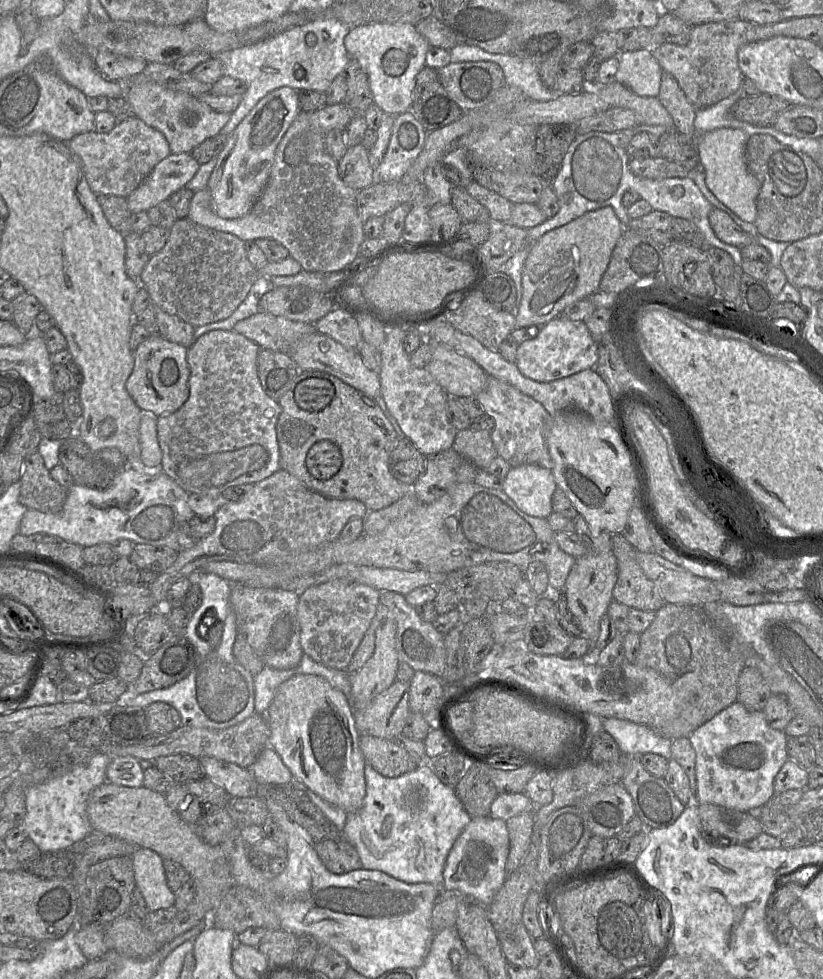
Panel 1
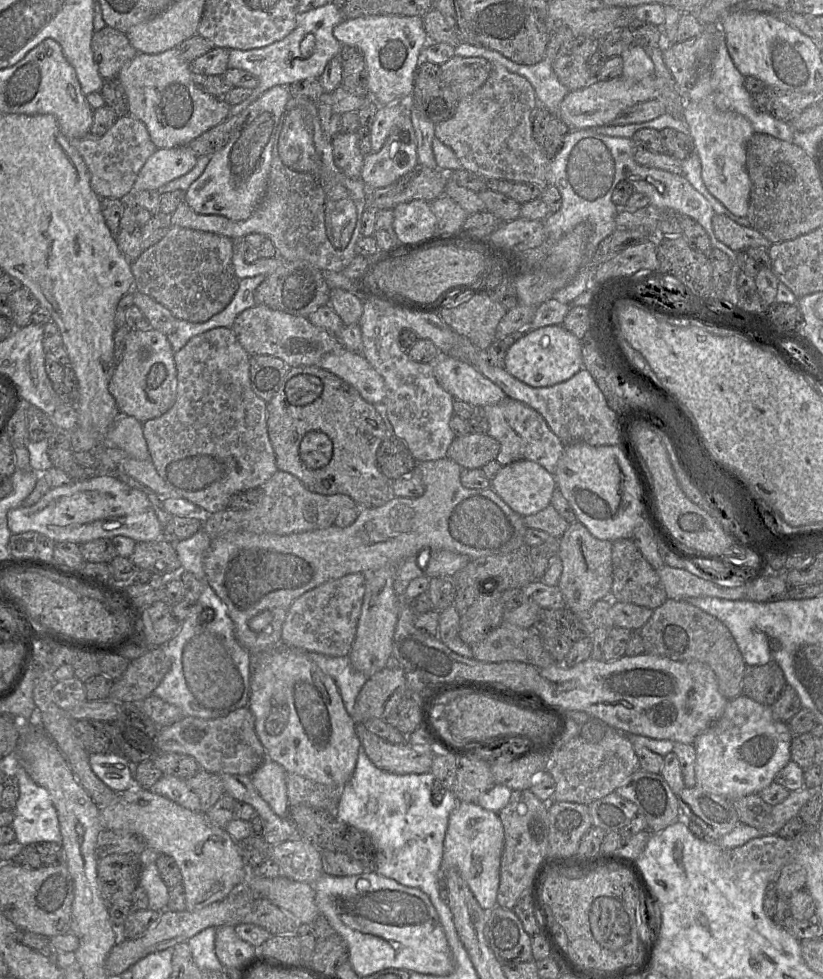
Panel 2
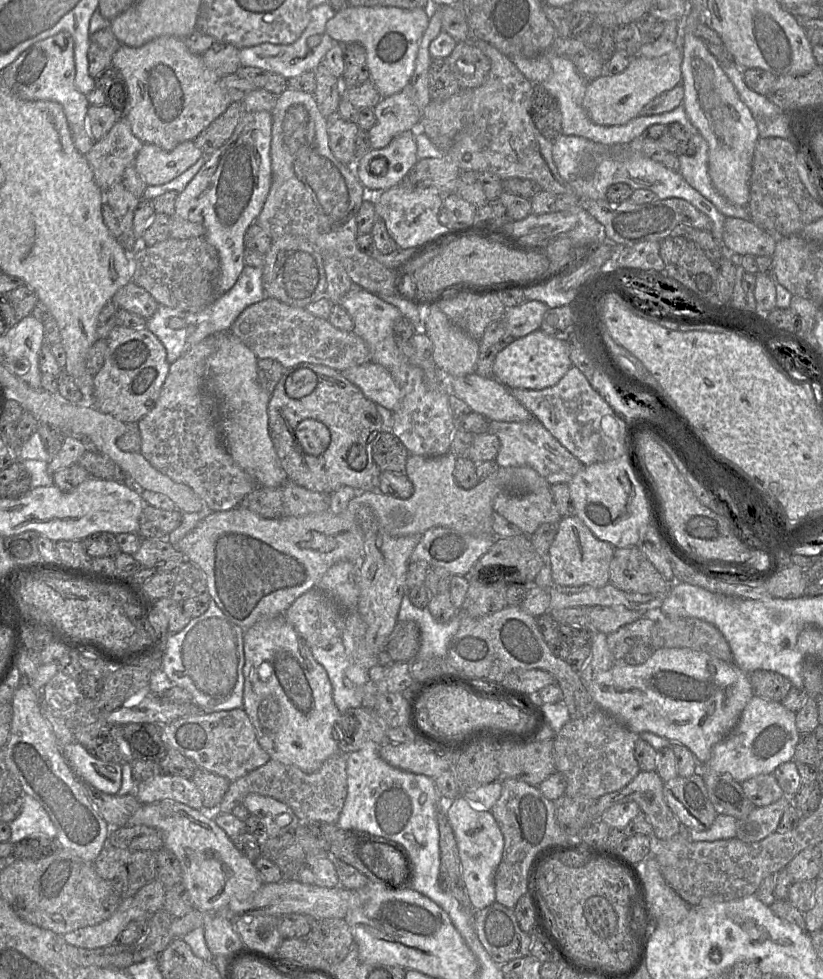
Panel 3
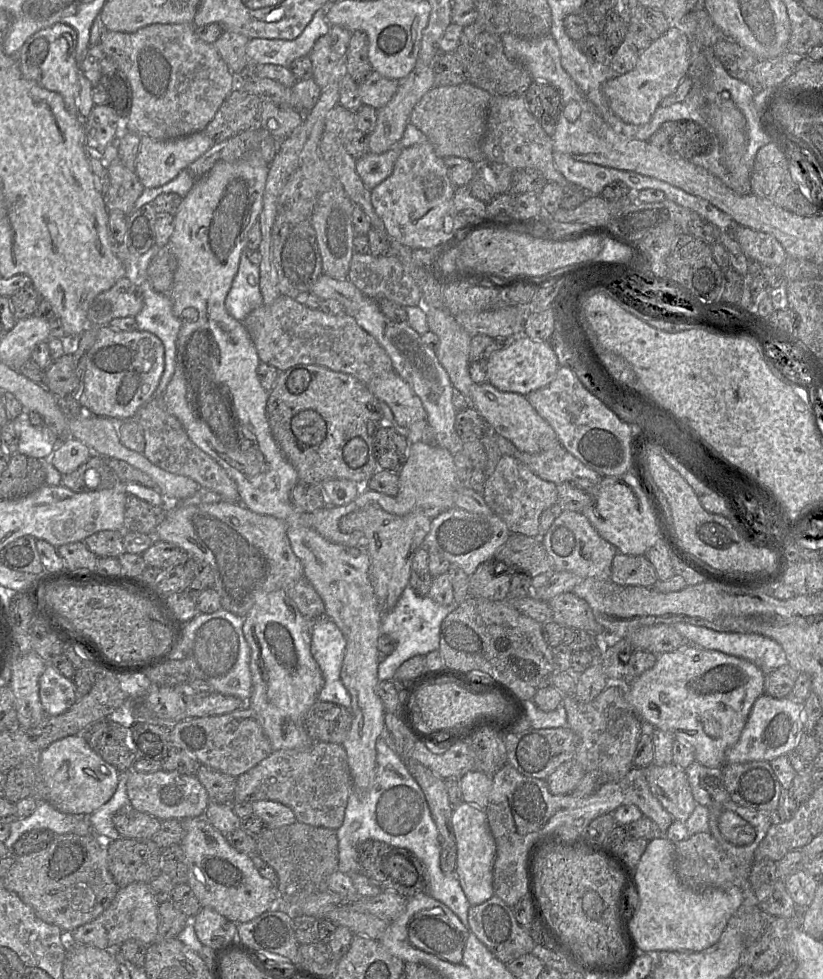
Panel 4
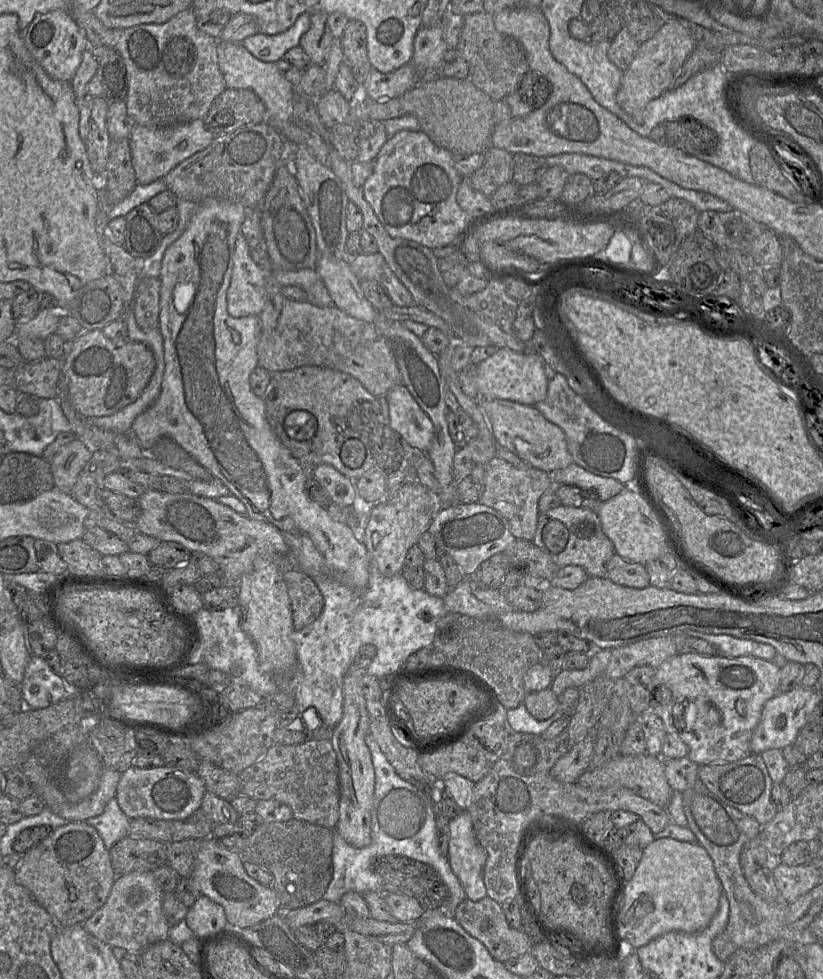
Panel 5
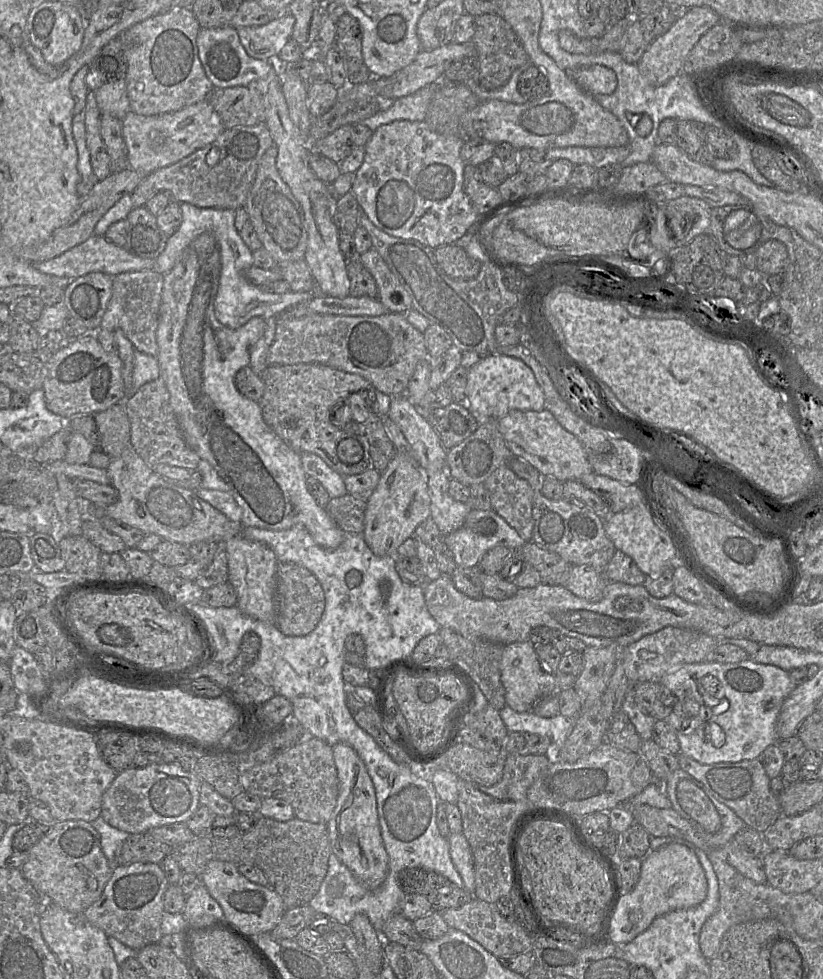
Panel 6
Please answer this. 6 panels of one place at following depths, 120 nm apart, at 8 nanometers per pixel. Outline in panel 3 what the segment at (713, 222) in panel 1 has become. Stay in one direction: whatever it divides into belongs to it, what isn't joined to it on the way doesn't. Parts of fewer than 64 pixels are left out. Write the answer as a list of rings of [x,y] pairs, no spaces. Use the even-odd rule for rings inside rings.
[[[726,217],[723,241],[734,256],[772,256],[777,237],[759,228],[750,219]]]

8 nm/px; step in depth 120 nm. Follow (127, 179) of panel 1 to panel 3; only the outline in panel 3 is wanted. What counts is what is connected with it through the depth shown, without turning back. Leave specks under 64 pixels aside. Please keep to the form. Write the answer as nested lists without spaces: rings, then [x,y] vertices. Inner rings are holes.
[[[118,119],[104,138],[94,142],[85,158],[101,190],[122,182],[124,171],[134,164],[142,146],[126,119]]]

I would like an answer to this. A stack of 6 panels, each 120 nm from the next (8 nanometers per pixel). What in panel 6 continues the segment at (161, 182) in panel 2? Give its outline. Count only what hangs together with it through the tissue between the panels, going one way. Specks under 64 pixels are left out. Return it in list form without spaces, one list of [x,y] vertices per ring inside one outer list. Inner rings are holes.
[[[209,99],[179,111],[155,116],[141,116],[129,111],[122,120],[128,167],[147,176],[206,147],[214,142],[224,130],[225,128],[216,118]]]

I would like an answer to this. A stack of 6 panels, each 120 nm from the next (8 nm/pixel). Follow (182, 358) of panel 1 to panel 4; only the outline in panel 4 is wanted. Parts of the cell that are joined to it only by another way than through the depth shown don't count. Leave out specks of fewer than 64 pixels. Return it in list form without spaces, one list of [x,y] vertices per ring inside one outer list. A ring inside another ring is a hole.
[[[110,326],[99,329],[97,339],[86,356],[82,384],[73,395],[83,407],[83,413],[132,420],[153,397],[164,371],[164,346],[147,331],[115,331]]]

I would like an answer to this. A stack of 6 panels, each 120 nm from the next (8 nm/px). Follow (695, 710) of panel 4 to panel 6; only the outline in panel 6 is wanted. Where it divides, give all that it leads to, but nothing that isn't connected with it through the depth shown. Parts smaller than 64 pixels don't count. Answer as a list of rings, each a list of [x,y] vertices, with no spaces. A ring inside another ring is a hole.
[[[749,658],[742,662],[738,663],[719,663],[716,661],[704,662],[704,663],[691,663],[691,664],[684,664],[682,666],[676,666],[671,668],[661,679],[660,681],[667,689],[669,689],[674,695],[675,692],[679,689],[684,689],[685,694],[687,694],[690,698],[697,701],[701,705],[705,706],[705,712],[707,713],[707,721],[703,726],[701,726],[698,730],[691,729],[688,727],[683,728],[682,719],[676,719],[676,702],[673,706],[671,713],[665,719],[665,721],[669,724],[669,726],[674,730],[676,733],[677,739],[680,745],[680,753],[689,756],[693,760],[701,763],[701,764],[715,764],[715,763],[735,763],[741,762],[745,760],[753,760],[757,759],[760,754],[770,745],[777,743],[777,734],[776,734],[776,723],[780,713],[781,706],[785,699],[789,696],[792,690],[796,687],[792,683],[789,672],[776,667],[774,665],[768,664],[760,664],[754,662],[753,659]]]

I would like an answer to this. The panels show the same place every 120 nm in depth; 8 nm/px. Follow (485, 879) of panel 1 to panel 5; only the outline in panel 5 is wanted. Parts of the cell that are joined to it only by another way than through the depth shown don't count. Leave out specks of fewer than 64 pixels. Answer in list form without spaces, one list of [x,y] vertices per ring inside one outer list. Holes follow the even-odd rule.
[[[467,810],[449,821],[448,861],[459,879],[466,898],[478,901],[487,896],[483,869],[487,860],[485,849],[478,843]]]

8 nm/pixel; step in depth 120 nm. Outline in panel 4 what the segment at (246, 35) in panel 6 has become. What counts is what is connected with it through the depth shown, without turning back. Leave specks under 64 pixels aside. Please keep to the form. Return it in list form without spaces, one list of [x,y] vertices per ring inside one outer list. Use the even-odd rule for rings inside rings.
[[[321,7],[296,39],[250,39],[245,48],[246,56],[250,65],[274,64],[289,68],[296,58],[309,56],[316,40],[329,33],[330,27]]]

